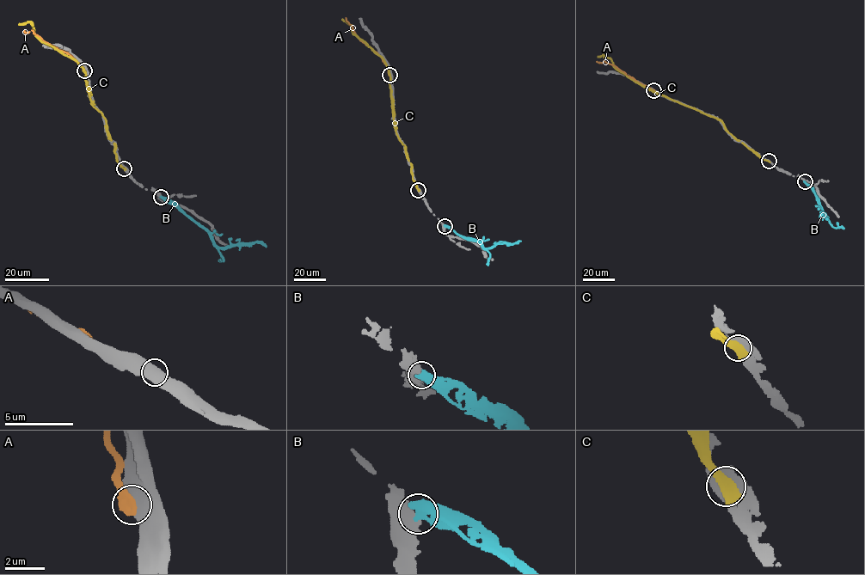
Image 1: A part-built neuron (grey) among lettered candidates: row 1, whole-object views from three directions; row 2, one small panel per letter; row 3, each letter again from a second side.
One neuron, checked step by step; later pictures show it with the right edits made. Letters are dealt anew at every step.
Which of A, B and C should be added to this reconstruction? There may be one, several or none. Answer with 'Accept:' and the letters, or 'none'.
Accept: none

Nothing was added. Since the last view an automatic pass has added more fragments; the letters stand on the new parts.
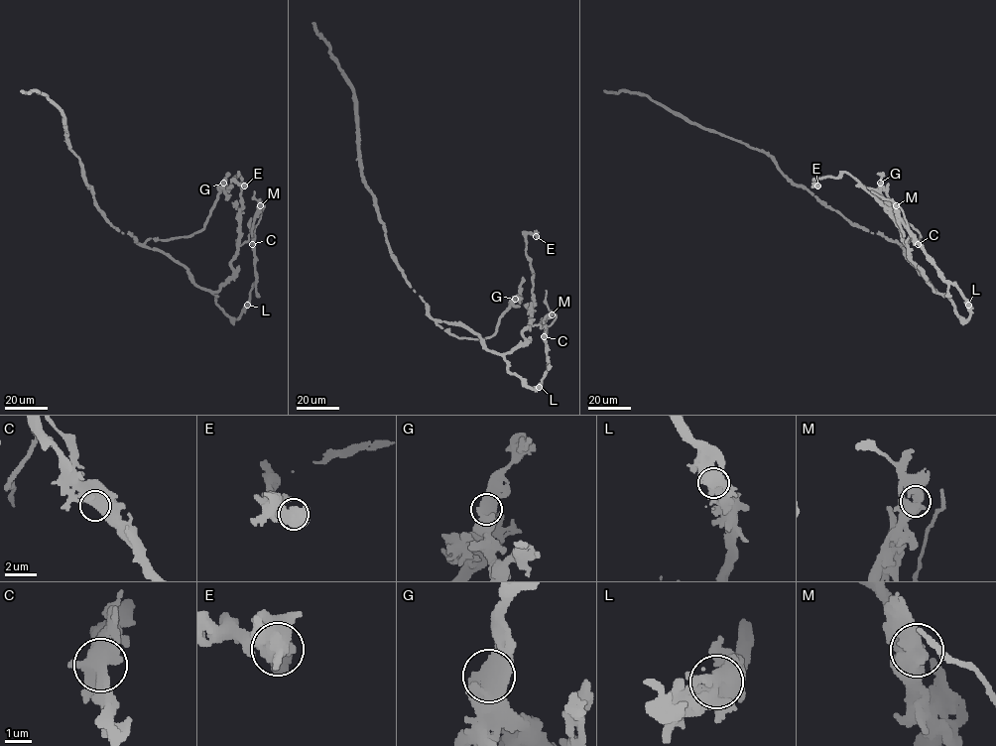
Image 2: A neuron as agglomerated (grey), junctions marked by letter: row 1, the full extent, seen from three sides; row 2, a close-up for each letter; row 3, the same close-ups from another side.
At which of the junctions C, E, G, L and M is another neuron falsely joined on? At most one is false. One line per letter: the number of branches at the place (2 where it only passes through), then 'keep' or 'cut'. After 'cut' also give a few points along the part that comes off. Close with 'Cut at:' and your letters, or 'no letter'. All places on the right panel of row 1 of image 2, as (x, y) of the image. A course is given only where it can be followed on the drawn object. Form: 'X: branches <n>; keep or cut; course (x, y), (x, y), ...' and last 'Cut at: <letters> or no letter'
C: branches 1; keep
E: branches 1; keep
G: branches 2; keep
L: branches 2; keep
M: branches 1; cut; course (896, 206), (903, 236)
Cut at: M

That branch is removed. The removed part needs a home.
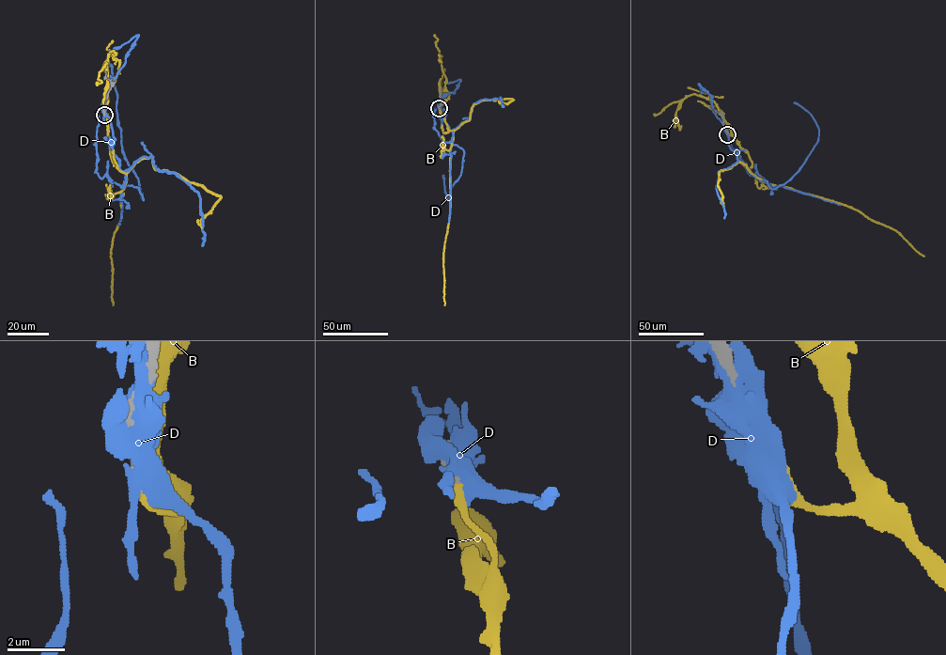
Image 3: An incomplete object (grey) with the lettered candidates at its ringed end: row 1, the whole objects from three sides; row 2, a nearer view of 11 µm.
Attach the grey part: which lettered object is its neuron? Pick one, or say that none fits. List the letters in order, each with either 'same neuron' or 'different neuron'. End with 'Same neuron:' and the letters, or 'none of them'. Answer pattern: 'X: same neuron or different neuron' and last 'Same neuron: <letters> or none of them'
B: different neuron
D: different neuron
Same neuron: none of them

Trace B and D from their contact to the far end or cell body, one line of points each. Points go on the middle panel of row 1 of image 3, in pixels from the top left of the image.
B: (439, 109), (442, 131), (453, 132), (450, 150), (450, 213), (443, 257), (444, 304)
D: (439, 108), (445, 113), (452, 143), (464, 152), (460, 176), (447, 199), (443, 175)

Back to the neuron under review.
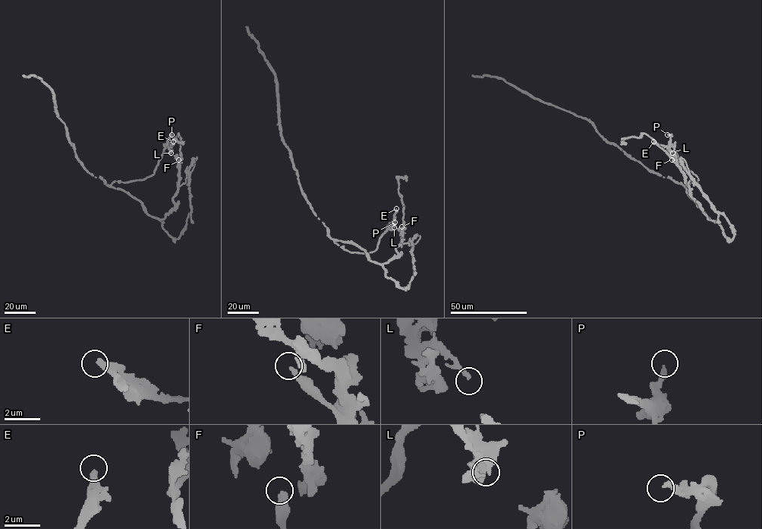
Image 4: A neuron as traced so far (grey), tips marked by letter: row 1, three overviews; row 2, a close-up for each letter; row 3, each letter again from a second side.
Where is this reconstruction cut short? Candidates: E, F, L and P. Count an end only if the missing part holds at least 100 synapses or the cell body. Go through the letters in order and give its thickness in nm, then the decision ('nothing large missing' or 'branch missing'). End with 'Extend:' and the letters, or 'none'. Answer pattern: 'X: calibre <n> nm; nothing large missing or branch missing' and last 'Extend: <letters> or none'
E: calibre 320 nm; nothing large missing
F: calibre 300 nm; nothing large missing
L: calibre 140 nm; nothing large missing
P: calibre 280 nm; nothing large missing
Extend: none

